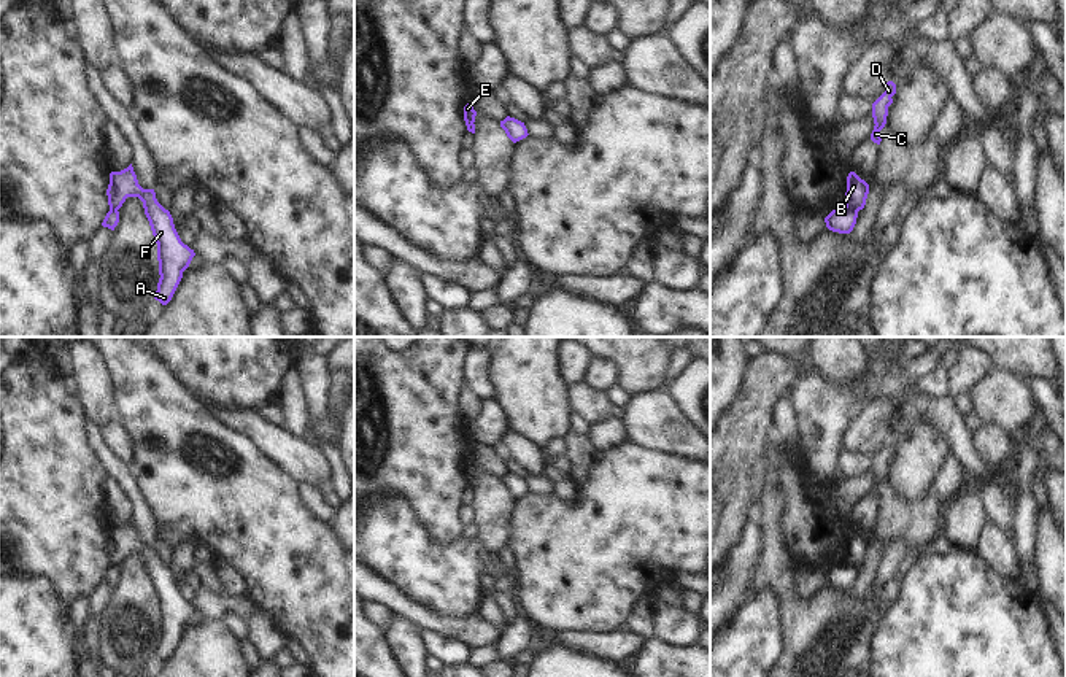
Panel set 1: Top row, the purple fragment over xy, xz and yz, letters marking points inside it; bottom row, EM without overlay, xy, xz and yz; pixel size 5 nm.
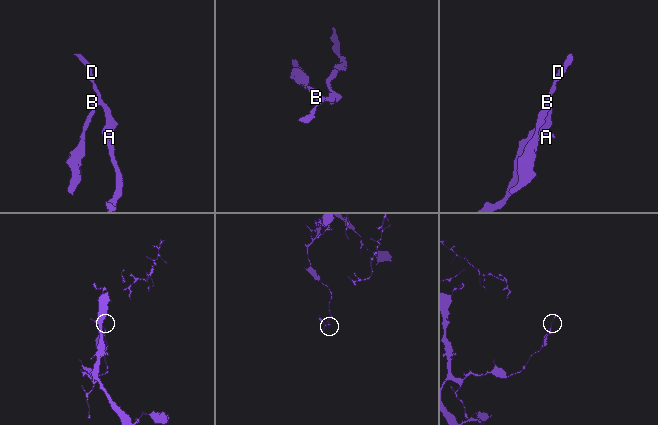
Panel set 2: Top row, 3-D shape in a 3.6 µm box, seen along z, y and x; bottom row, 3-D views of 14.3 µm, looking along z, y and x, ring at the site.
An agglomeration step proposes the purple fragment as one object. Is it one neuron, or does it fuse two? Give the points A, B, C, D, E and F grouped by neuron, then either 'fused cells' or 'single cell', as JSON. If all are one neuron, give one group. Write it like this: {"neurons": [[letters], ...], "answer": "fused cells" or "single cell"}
{"neurons": [["A", "B", "C", "D", "F"], ["E"]], "answer": "fused cells"}

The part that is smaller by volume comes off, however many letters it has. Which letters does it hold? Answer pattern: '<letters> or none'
E

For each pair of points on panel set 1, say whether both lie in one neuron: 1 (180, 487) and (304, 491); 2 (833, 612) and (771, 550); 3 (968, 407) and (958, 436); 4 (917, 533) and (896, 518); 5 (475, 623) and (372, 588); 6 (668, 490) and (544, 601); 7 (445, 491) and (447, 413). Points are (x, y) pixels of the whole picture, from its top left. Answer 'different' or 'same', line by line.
1: different
2: same
3: different
4: same
5: same
6: same
7: same

